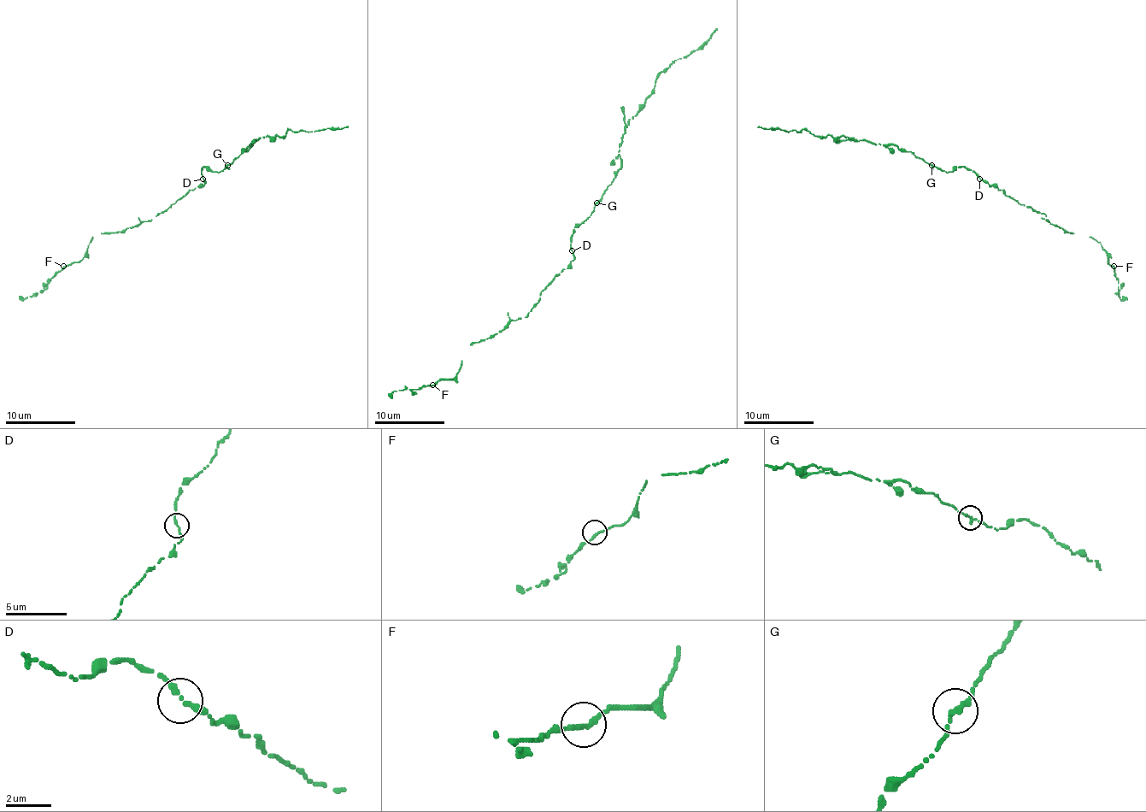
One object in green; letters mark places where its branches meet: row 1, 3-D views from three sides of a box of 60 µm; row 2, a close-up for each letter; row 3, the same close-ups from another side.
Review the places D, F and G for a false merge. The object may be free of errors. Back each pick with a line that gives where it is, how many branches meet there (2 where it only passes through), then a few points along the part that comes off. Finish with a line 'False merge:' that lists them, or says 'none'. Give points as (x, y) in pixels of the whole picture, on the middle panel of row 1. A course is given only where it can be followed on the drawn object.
False merge: none

